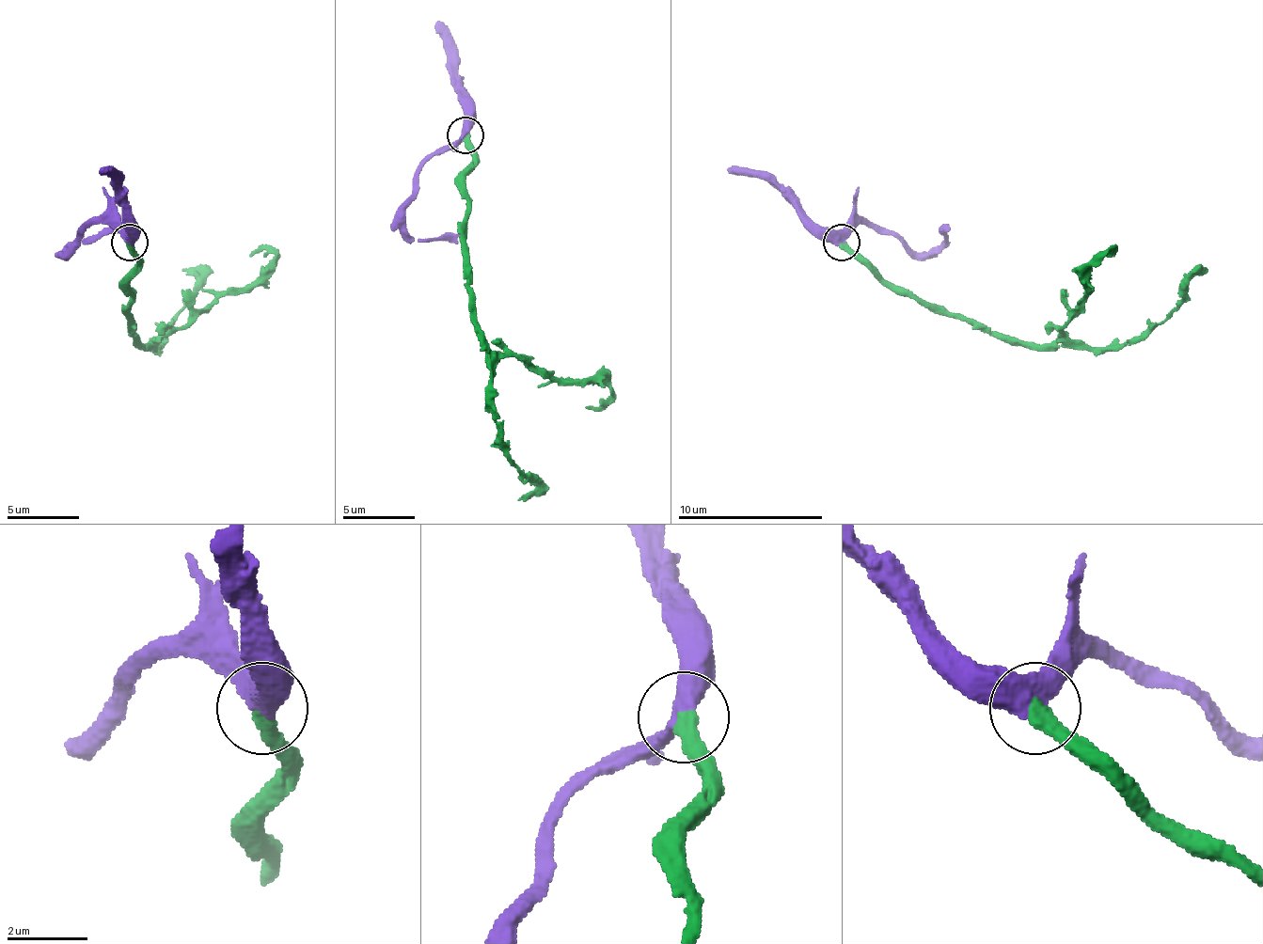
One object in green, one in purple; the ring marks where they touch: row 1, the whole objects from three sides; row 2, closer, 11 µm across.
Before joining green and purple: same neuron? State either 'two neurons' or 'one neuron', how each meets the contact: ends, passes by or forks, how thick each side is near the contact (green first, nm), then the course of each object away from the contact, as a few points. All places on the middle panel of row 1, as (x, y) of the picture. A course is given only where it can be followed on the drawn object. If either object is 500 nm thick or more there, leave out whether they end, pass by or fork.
one neuron; green ends; purple passes by; calibres 420 and 480 nm; course green (464, 135), (471, 154), (464, 180), (464, 244), (497, 445), (529, 477), (533, 488), (518, 499); course purple (464, 135), (442, 154), (428, 161), (417, 176), (417, 194), (402, 208), (402, 227), (417, 237), (461, 234)

